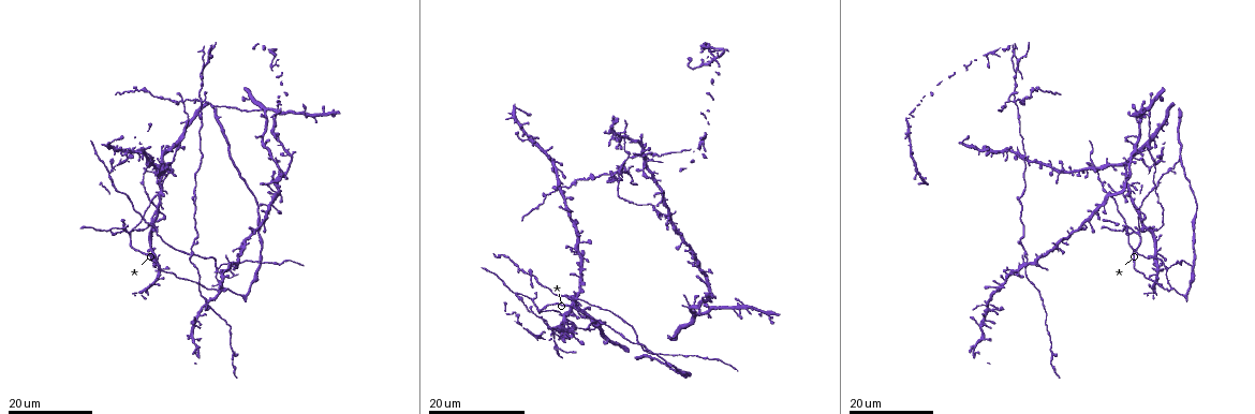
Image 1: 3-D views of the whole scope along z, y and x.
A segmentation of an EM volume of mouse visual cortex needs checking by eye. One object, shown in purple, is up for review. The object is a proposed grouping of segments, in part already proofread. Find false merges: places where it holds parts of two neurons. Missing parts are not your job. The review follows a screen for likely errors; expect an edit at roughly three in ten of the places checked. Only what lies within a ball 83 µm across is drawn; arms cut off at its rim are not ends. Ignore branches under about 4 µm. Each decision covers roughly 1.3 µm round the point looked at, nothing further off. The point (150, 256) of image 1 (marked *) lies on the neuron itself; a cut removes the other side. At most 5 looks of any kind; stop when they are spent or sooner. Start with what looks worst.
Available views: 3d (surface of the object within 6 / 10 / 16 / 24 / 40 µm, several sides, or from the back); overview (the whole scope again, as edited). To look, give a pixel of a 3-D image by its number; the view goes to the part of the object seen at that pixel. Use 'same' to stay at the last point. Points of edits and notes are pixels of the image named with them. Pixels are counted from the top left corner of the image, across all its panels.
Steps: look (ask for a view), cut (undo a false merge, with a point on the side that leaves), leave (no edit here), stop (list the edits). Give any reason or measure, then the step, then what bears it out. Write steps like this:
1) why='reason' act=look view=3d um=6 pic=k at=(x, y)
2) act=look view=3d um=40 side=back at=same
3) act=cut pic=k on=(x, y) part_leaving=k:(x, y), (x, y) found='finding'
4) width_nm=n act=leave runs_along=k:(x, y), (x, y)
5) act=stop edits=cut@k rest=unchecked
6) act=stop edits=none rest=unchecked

act=look view=3d um=16 pic=1 at=(1015, 69)

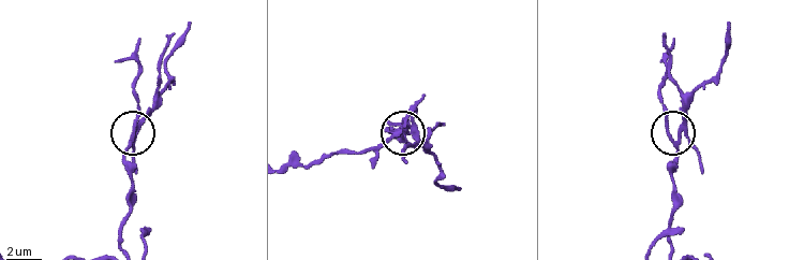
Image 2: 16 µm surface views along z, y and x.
act=look view=3d um=10 pic=2 at=(131, 138)

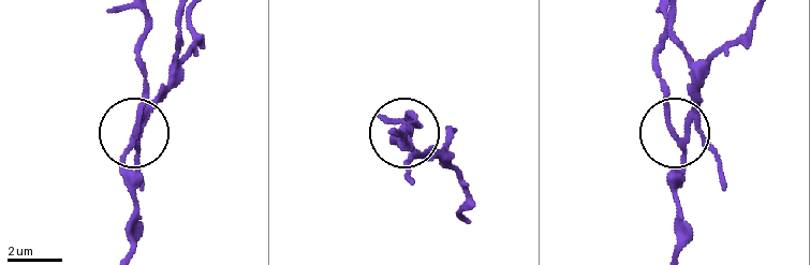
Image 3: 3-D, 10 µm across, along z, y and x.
act=cut pic=3 on=(156, 104) part_leaving=3:(687, 138), (695, 78), (741, 37), (753, 16) found='two neurons meet here'

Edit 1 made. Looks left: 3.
why='four-way junction' act=look view=3d um=16 pic=1 at=(619, 168)

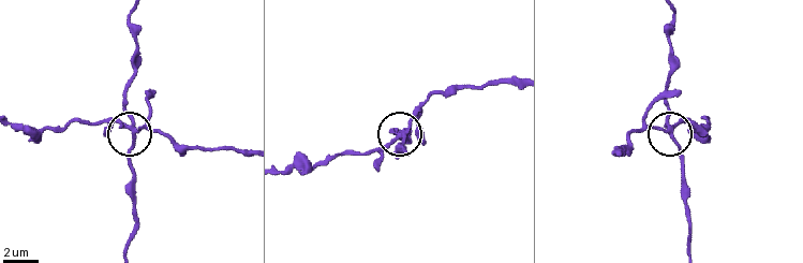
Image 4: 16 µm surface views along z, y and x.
act=look view=3d um=10 pic=4 at=(127, 126)

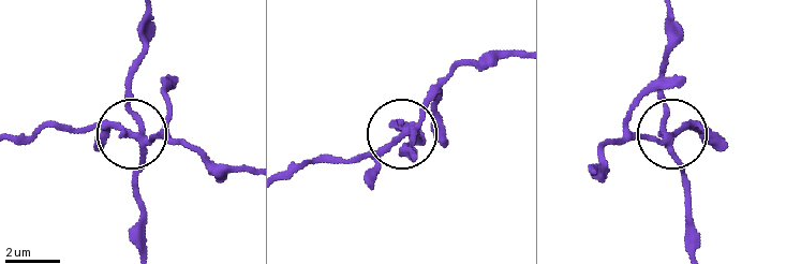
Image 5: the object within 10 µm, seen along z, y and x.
side_arm_um=28 act=cut pic=5 on=(108, 122) part_leaving=5:(143, 142), (110, 128), (14, 134) found='a second neuron is stuck on'

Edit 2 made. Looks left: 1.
act=stop edits=cut@3,cut@5 rest=unchecked

